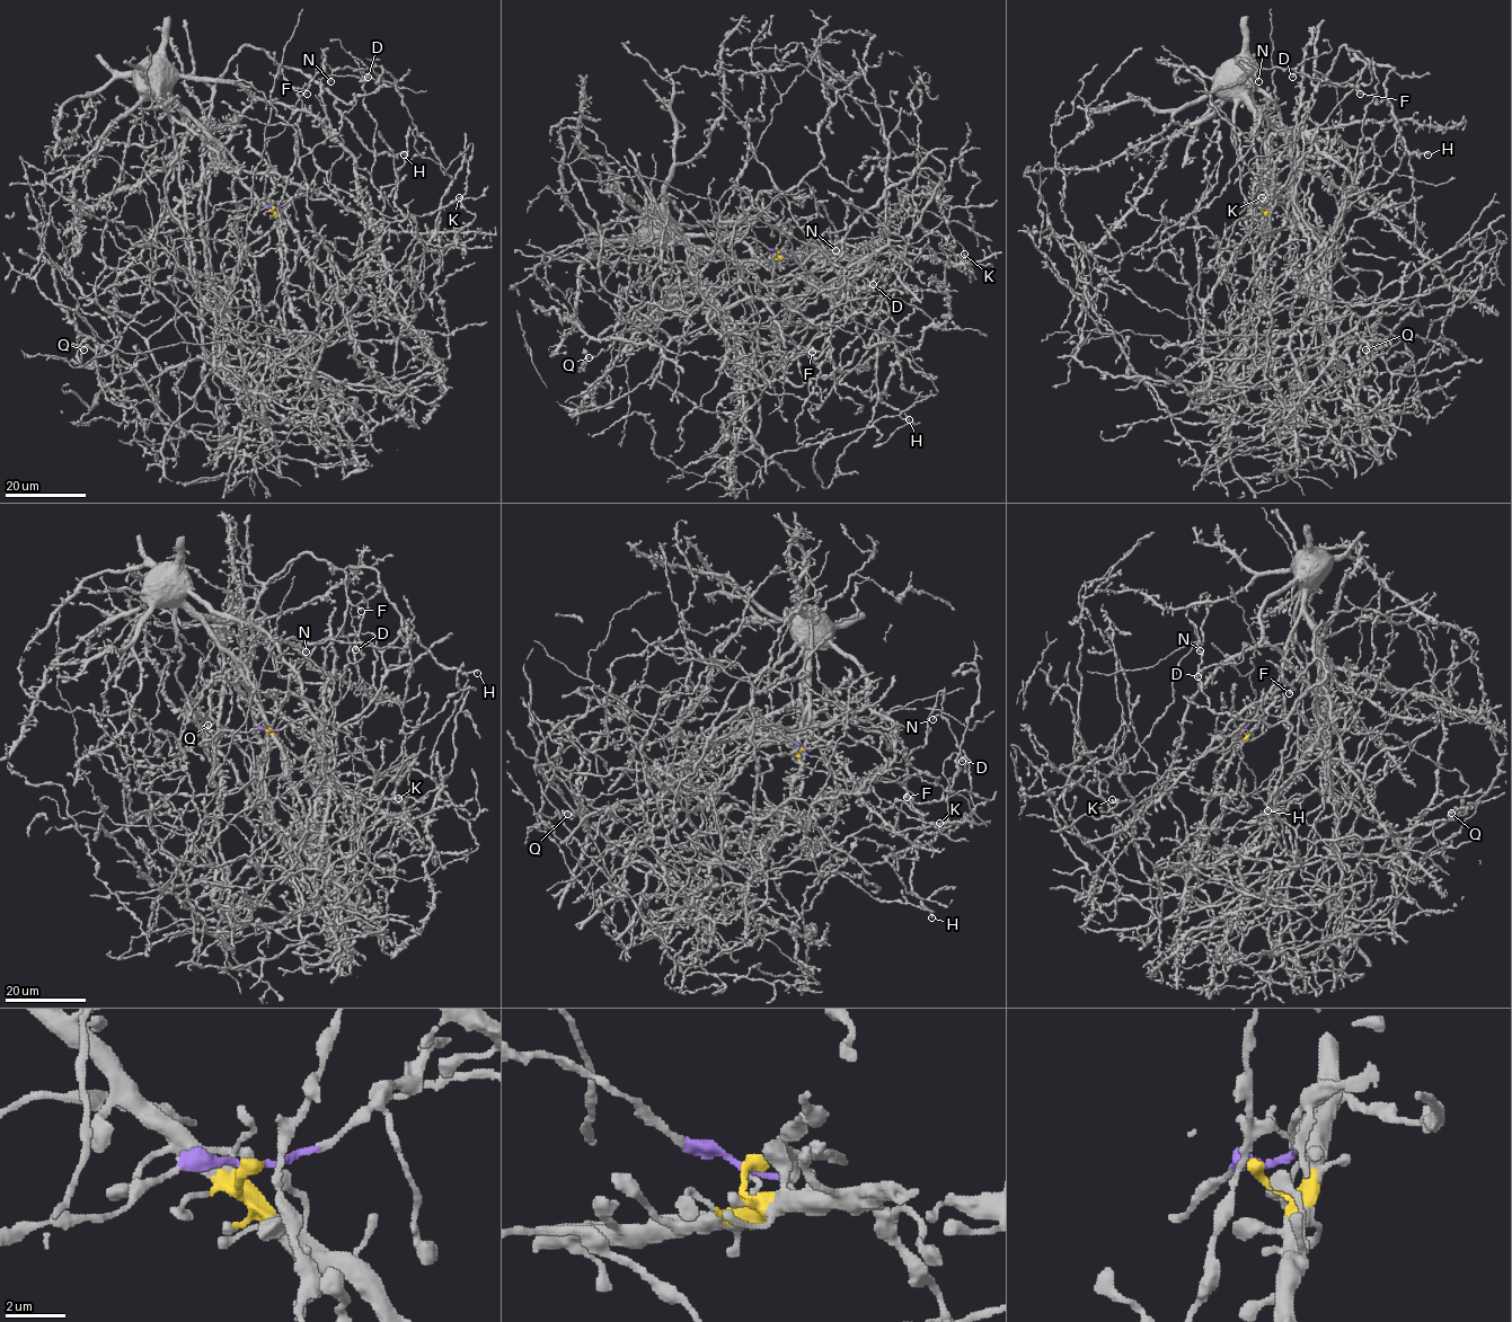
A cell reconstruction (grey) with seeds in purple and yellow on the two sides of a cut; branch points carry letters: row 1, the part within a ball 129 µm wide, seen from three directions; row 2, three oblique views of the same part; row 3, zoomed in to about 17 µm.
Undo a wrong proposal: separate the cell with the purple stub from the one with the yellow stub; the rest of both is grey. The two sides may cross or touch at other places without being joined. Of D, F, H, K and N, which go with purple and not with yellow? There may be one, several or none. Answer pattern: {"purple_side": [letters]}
{"purple_side": ["D", "F", "H", "K", "N"]}

